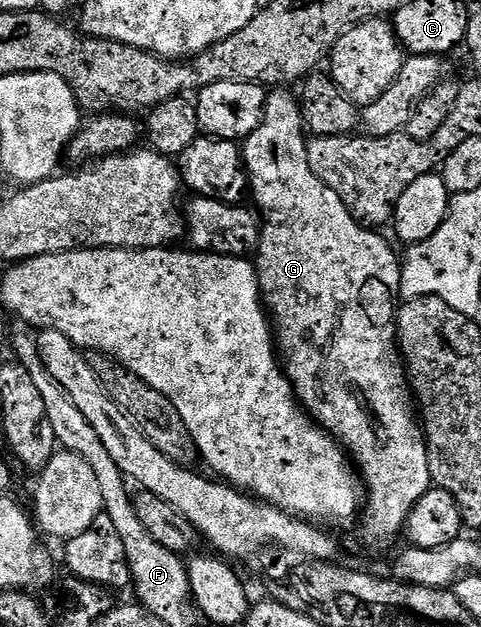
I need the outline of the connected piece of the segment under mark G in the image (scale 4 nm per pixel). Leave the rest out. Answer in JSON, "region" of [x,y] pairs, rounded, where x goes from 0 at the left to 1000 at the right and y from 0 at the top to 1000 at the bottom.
{"region":[[[586,139],[555,147],[553,175],[545,185],[541,203],[532,203],[532,209],[524,209],[524,215],[511,220],[503,238],[503,254],[511,258],[511,281],[520,284],[518,306],[524,309],[524,321],[528,314],[526,325],[545,348],[545,380],[532,405],[536,456],[545,459],[545,478],[565,507],[568,523],[574,526],[574,550],[582,558],[584,574],[590,577],[590,593],[603,603],[603,614],[620,632],[620,644],[644,660],[653,676],[667,678],[719,718],[726,734],[734,737],[748,756],[761,797],[757,805],[761,833],[753,837],[753,863],[761,869],[802,869],[809,863],[823,861],[827,850],[832,856],[844,842],[844,829],[857,809],[865,809],[865,802],[873,802],[873,796],[898,777],[894,746],[890,745],[886,692],[865,663],[865,640],[857,632],[844,579],[838,576],[827,553],[827,515],[819,467],[823,474],[823,464],[836,459],[836,416],[830,405],[827,410],[819,405],[817,394],[786,373],[792,370],[751,359],[728,341],[723,330],[707,317],[707,311],[699,311],[699,305],[690,305],[690,298],[676,295],[657,279],[657,273],[649,273],[649,266],[640,260],[638,230],[640,219],[632,211],[622,156],[613,150],[609,155],[603,145]]]}

